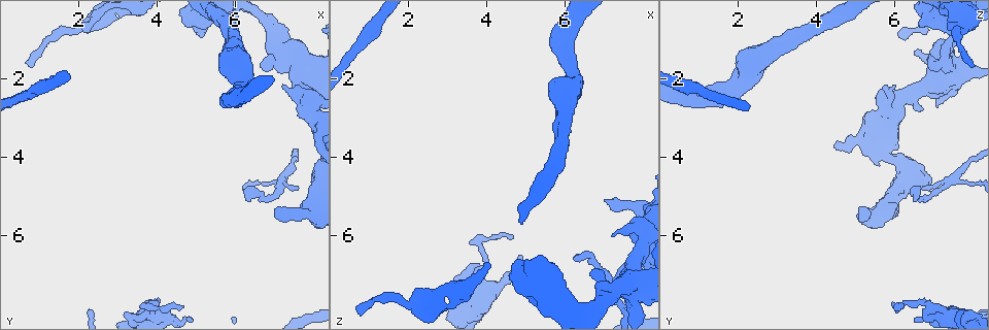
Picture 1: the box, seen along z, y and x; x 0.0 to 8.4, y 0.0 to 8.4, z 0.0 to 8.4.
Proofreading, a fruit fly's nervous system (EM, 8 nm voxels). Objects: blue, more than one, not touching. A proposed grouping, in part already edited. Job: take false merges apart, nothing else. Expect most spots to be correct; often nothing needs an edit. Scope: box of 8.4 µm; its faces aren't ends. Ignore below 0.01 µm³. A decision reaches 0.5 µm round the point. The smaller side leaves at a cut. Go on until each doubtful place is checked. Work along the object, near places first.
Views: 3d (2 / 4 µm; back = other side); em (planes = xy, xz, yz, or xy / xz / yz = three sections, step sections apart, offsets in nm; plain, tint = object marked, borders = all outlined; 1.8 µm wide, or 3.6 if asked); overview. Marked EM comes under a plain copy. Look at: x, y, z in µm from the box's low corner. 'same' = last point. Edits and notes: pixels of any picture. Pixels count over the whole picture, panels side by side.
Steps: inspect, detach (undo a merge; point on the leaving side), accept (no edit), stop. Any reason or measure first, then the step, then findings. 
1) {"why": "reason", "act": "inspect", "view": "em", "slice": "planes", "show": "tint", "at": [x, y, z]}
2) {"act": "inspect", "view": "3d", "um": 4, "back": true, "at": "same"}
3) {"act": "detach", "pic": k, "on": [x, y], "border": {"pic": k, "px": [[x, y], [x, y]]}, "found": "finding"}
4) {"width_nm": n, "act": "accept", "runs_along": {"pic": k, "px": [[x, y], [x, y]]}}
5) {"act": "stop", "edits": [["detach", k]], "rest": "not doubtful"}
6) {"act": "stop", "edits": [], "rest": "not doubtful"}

{"why": "abrupt turn", "act": "inspect", "view": "em", "slice": "yz", "step": 8, "show": "tint", "at": [3.80, 7.75, 6.15]}

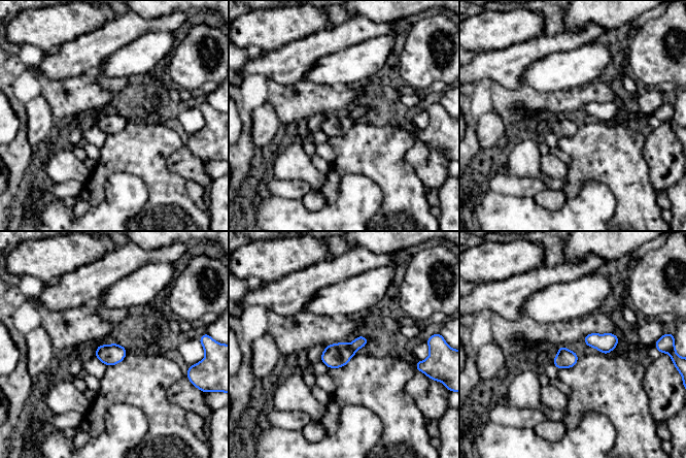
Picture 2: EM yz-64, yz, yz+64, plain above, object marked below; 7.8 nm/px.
{"width_nm": 140, "act": "accept", "found": "continuous, no second neuron"}

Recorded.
{"why": "a fork", "act": "inspect", "view": "em", "slice": "planes", "show": "tint", "at": [7.20, 4.60, 7.40]}

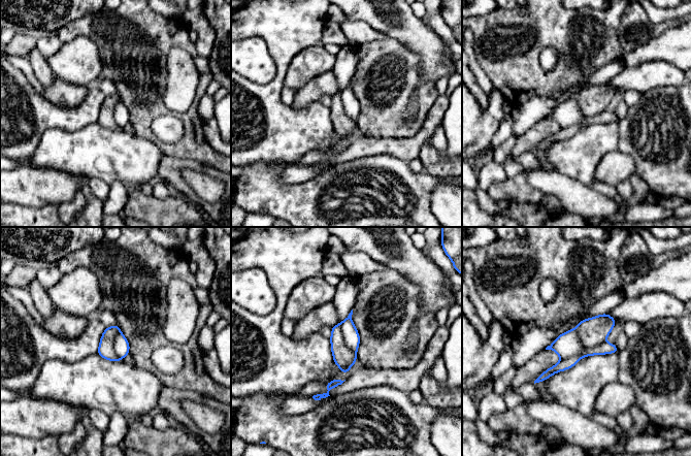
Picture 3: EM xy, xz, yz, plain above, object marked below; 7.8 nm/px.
{"act": "detach", "pic": 3, "on": [593, 331], "border": {"pic": 3, "px": [[573, 329], [588, 348], [604, 342]]}, "found": "a second neuron is stuck on"}

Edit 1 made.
{"why": "thick turns thin", "act": "inspect", "view": "em", "slice": "planes", "show": "tint", "at": [7.80, 1.85, 7.50]}

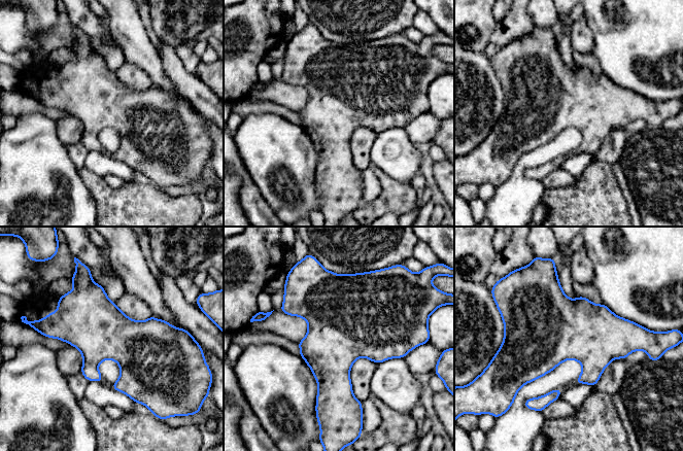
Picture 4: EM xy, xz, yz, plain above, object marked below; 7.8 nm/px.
{"act": "accept", "found": "one neuron here"}

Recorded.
{"why": "a narrow waist", "act": "inspect", "view": "em", "slice": "planes", "show": "tint", "at": [1.10, 1.20, 7.65]}

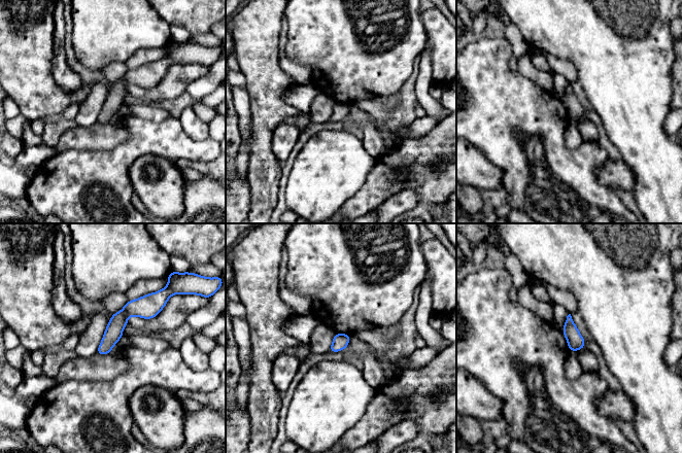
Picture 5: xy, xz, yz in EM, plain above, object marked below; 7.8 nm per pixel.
{"act": "accept", "runs_along": {"pic": 5, "px": [[158, 300], [132, 308], [100, 351]]}, "found": "one neuron here"}

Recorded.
{"act": "stop", "edits": [["detach", 3]], "rest": "not doubtful"}

